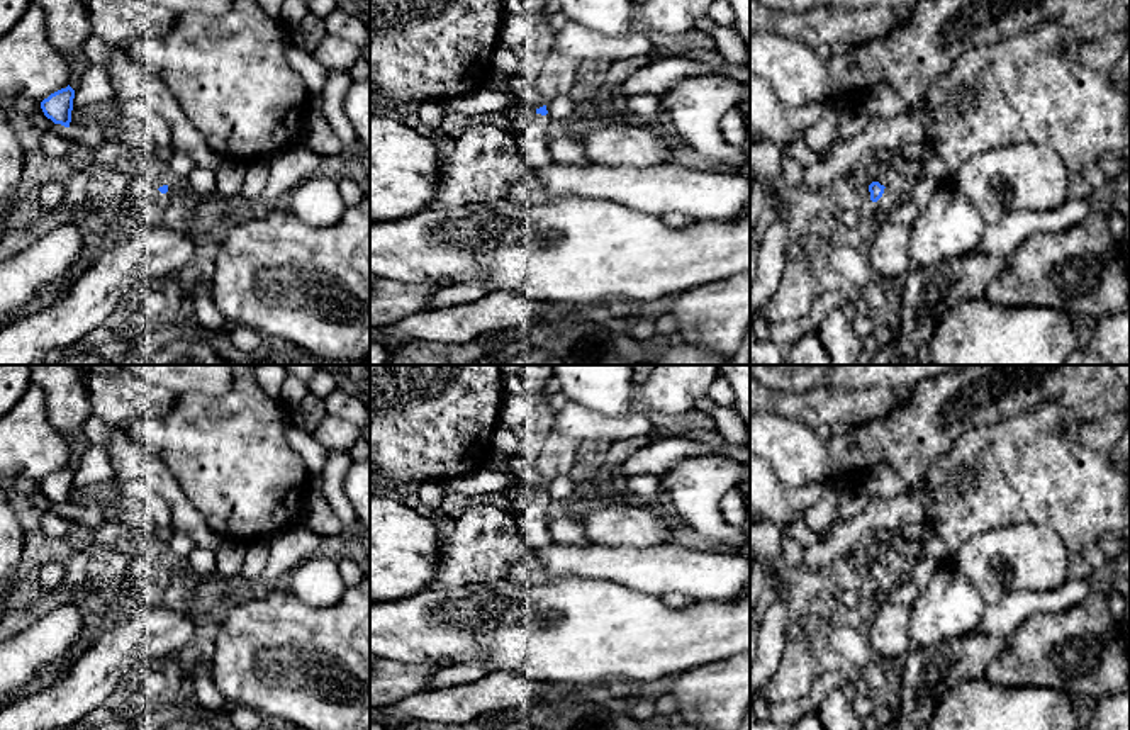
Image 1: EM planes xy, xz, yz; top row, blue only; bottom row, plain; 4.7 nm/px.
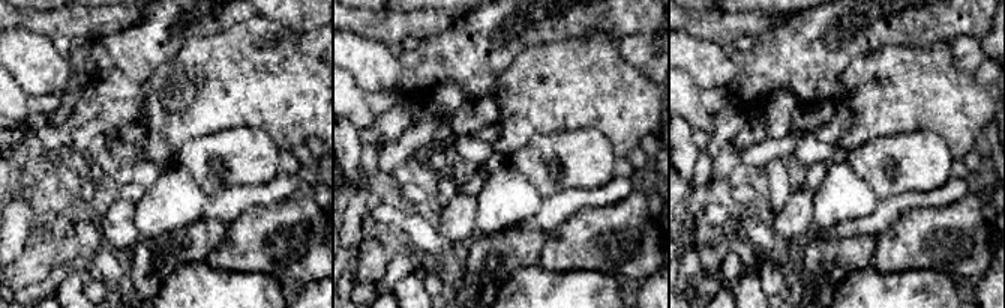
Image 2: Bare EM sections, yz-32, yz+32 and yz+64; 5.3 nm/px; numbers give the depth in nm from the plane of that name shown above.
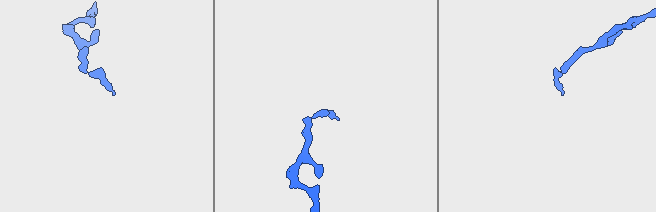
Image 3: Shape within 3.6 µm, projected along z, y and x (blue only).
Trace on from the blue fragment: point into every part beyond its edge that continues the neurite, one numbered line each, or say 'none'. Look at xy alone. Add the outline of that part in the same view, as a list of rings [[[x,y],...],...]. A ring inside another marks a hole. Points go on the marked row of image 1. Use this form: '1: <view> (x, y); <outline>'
none

